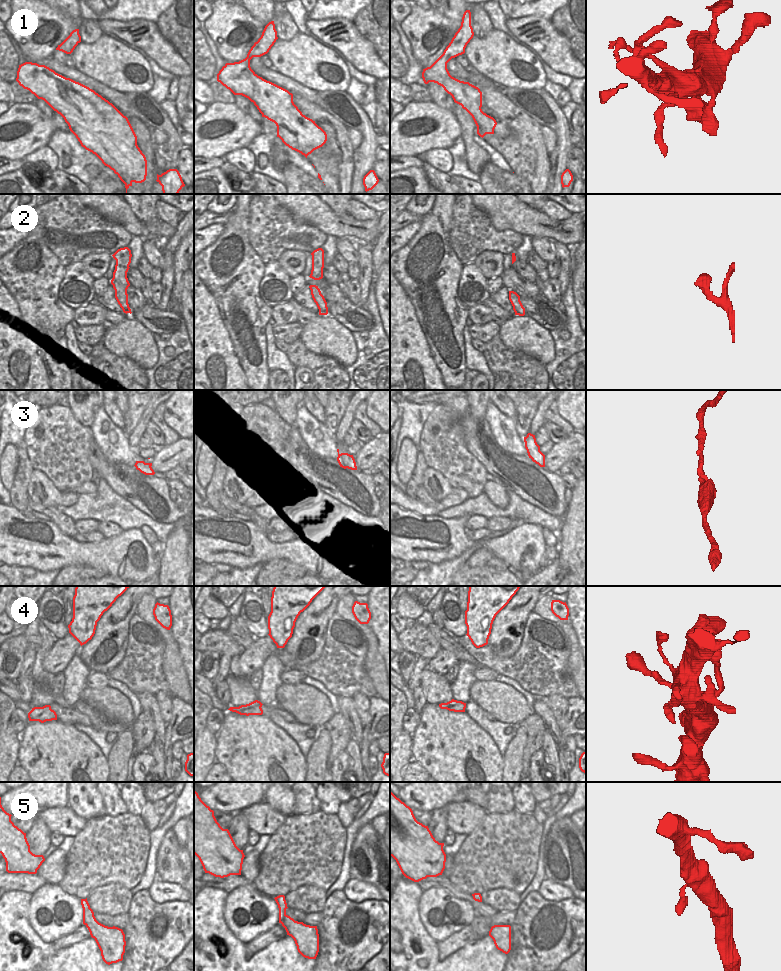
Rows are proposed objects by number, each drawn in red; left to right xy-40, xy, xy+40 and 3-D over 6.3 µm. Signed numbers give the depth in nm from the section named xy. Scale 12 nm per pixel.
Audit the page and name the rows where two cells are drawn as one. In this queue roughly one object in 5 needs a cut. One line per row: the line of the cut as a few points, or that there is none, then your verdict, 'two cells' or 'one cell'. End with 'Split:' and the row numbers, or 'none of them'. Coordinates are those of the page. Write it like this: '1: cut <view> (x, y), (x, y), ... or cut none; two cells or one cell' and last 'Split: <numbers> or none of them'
1: cut none; one cell
2: cut none; one cell
3: cut none; one cell
4: cut none; one cell
5: cut none; one cell
Split: none of them

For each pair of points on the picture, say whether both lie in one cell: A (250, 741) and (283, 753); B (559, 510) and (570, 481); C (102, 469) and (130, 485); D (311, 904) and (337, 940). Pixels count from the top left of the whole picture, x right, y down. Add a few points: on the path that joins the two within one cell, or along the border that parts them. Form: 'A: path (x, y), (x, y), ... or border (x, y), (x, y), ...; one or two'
A: path (258, 749), (262, 753), (275, 753); one
B: border (560, 474), (567, 488); two
C: path (109, 470), (123, 480); one
D: border (327, 897), (321, 911); two

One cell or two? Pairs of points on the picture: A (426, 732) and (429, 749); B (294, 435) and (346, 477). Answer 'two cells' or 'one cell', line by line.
A: one cell
B: one cell

